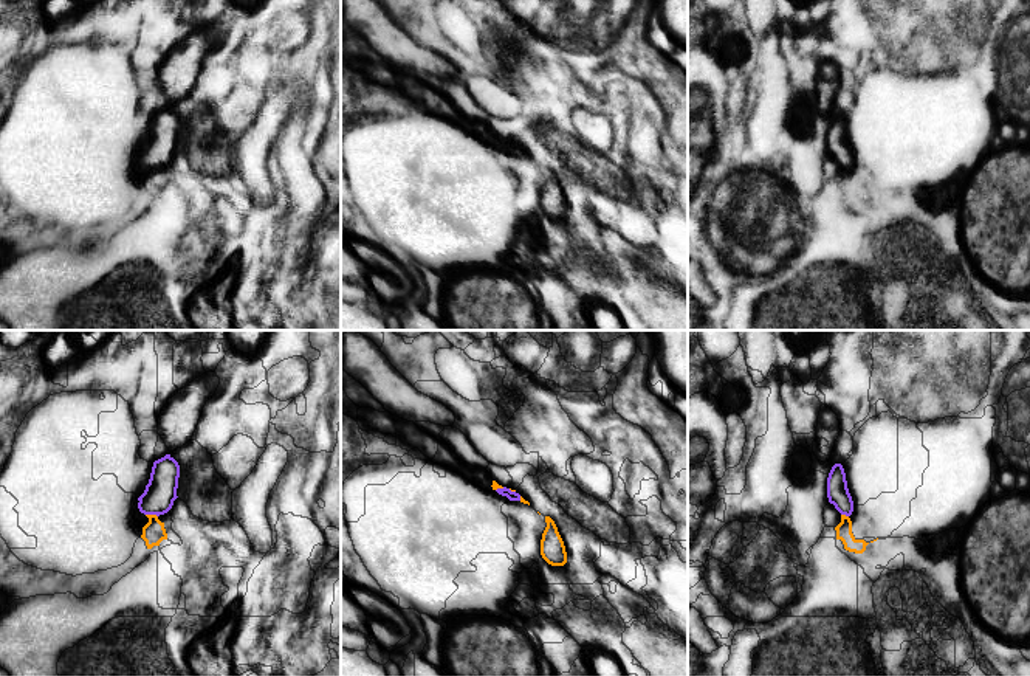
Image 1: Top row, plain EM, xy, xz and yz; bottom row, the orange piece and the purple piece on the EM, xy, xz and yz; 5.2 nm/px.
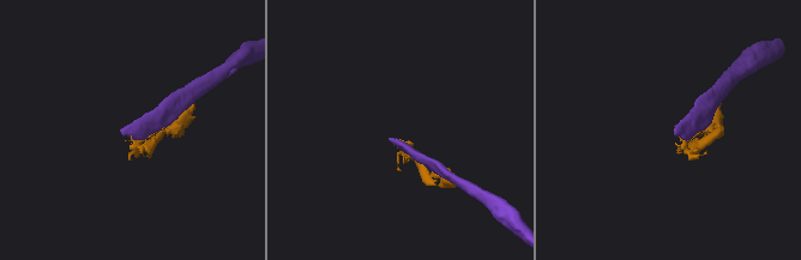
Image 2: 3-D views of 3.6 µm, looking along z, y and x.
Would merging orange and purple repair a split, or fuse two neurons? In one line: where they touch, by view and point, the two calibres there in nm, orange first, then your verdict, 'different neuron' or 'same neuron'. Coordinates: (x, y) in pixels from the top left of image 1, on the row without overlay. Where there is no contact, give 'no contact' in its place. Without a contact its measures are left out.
meets orange in xy at (152, 168); 120 nm thick on the orange side, 160 nm on the other; different neuron

